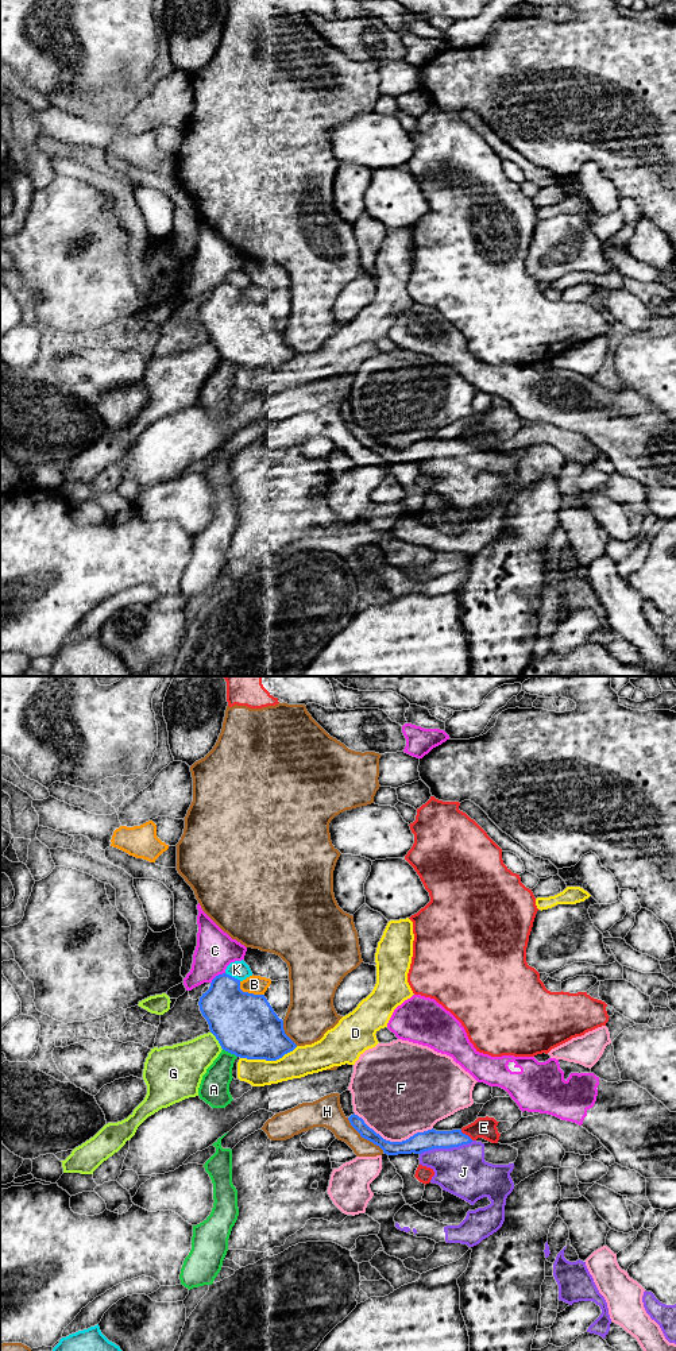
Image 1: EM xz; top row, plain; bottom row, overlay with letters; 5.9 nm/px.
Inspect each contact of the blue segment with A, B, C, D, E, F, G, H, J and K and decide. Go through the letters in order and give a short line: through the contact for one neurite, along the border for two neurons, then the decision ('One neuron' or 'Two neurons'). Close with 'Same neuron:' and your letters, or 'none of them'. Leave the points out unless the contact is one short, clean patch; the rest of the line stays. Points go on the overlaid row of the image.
A: Two neurons
B: Two neurons
C: Line: xz (224, 972), (219, 973), (211, 983). Two neurons
D: Two neurons
E: Line: xz (460, 1130), (472, 1141). Two neurons
F: Two neurons
G: Two neurons
H: Two neurons
J: Line: xz (420, 1142), (435, 1147), (447, 1147), (463, 1172). One neuron
K: Two neurons
Same neuron: J

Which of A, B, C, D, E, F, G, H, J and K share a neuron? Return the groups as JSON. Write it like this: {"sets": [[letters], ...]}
{"sets": [["A"], ["B"], ["C"], ["D"], ["E"], ["F"], ["G"], ["H"], ["J"], ["K"]]}

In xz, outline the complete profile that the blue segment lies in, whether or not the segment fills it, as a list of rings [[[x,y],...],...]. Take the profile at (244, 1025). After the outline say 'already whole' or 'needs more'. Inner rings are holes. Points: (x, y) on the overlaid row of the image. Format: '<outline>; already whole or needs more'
[[[223,973],[216,976],[198,1001],[200,1011],[223,1050],[247,1059],[277,1061],[293,1051],[297,1045],[285,1034],[283,1020],[278,1018],[264,995],[240,989],[240,980]]]; already whole

